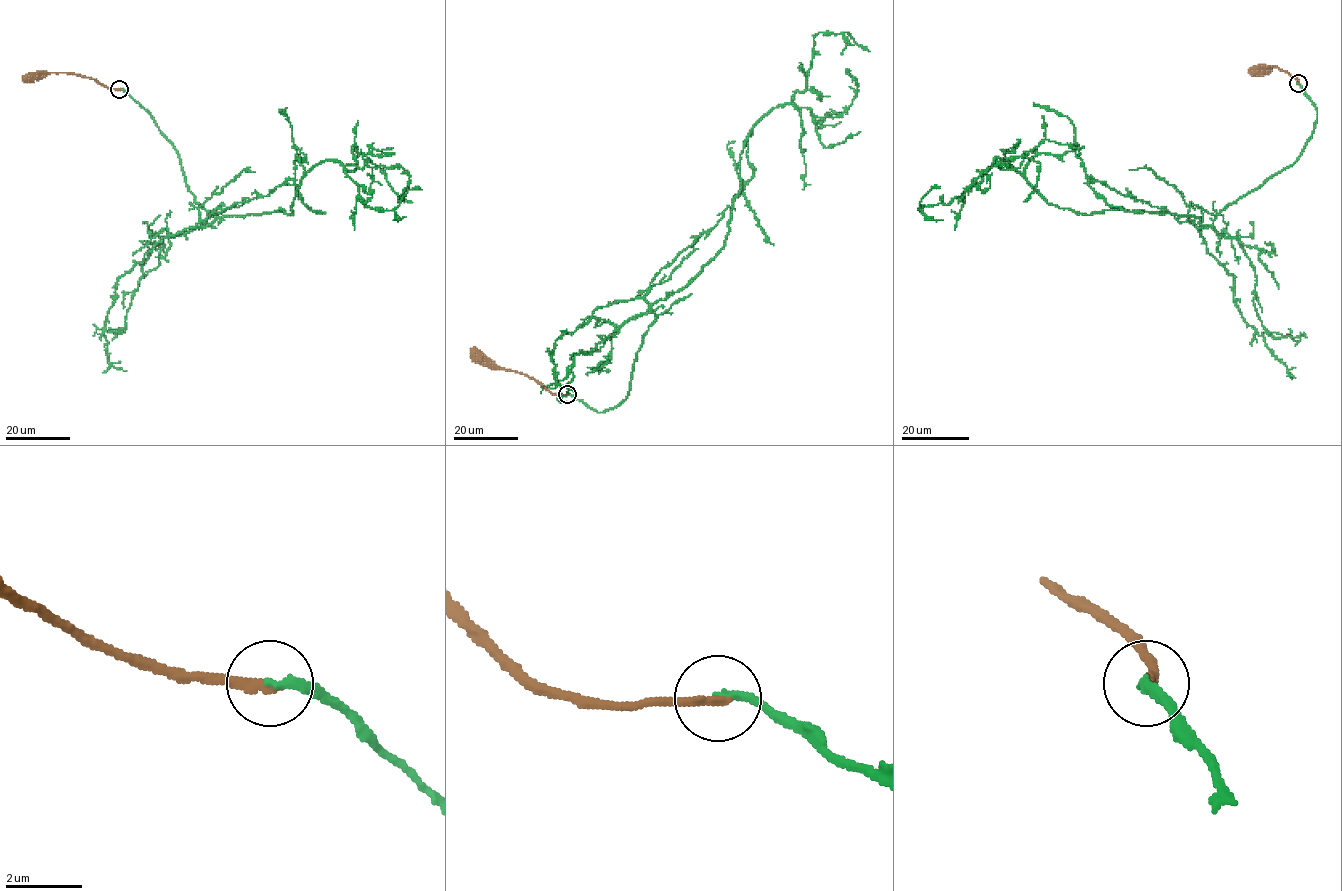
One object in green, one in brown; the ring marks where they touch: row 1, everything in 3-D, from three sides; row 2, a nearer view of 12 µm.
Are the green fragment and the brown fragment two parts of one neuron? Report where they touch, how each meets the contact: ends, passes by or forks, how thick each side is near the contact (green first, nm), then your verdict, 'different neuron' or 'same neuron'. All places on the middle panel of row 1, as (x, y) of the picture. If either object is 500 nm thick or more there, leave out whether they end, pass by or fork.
(567, 394) | green ends | brown ends | 220/280 nm | different neuron

